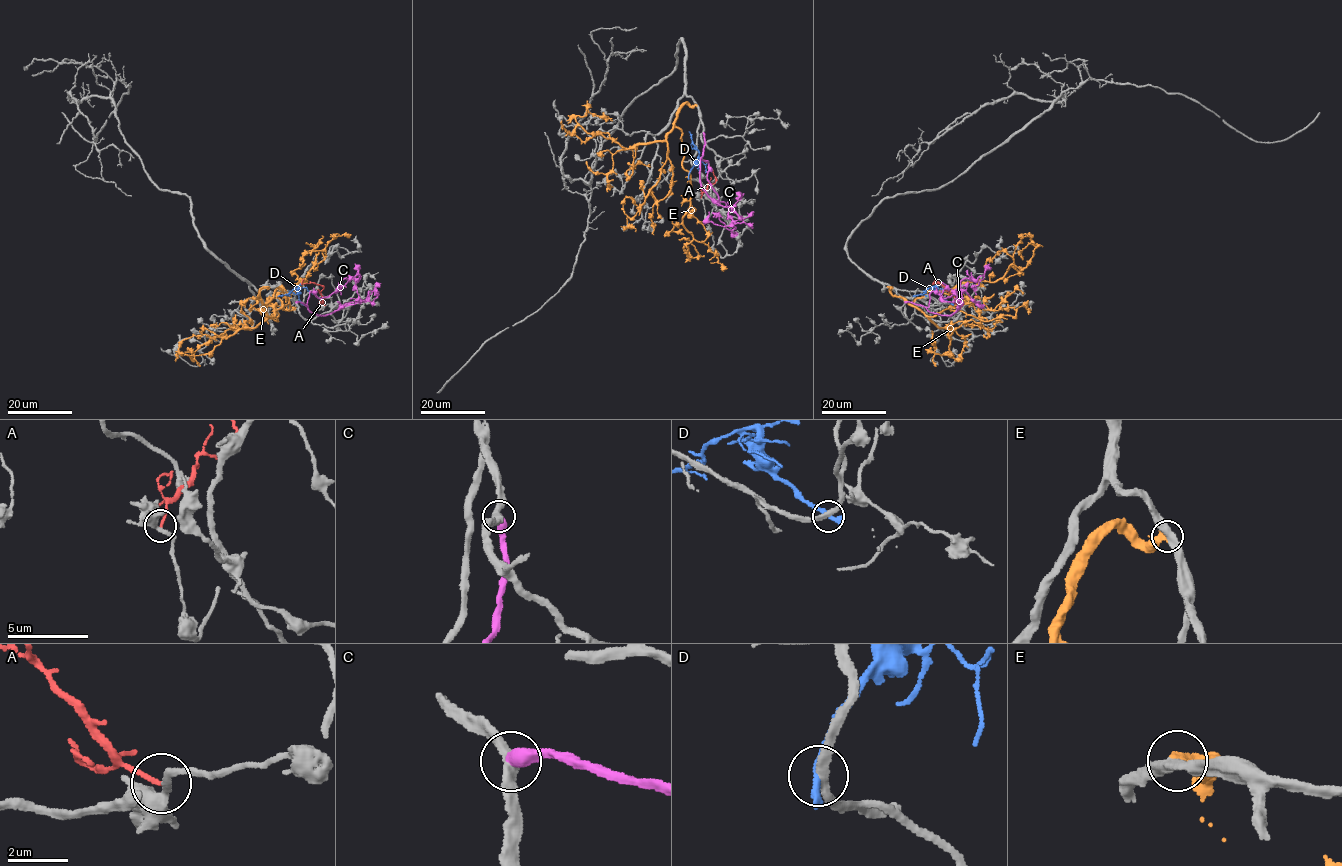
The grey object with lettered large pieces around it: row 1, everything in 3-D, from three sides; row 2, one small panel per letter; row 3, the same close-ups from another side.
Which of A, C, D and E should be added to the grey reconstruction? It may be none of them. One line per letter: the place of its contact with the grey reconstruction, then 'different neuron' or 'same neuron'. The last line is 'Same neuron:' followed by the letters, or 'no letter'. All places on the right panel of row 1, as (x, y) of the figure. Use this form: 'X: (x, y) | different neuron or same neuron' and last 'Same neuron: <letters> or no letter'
A: (963, 305) | different neuron
C: (905, 302) | different neuron
D: (950, 303) | different neuron
E: (887, 287) | different neuron
Same neuron: no letter

